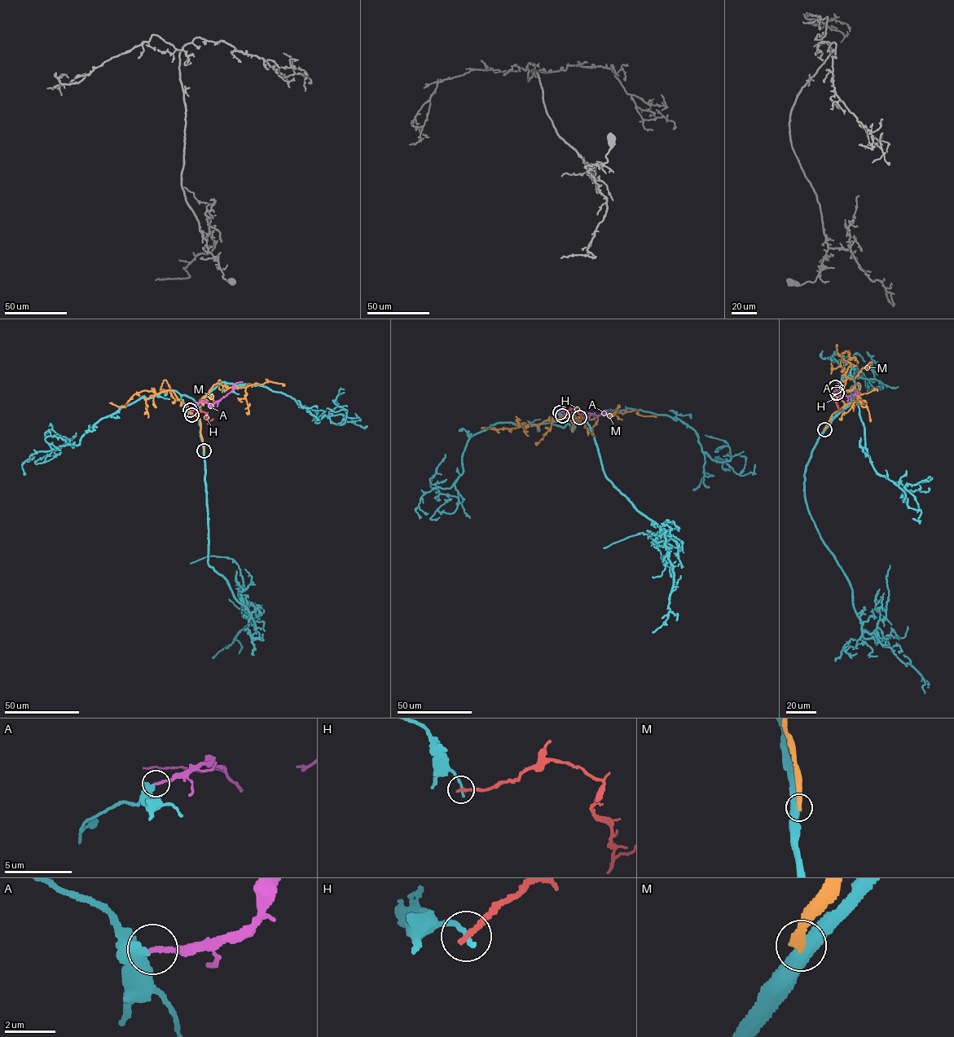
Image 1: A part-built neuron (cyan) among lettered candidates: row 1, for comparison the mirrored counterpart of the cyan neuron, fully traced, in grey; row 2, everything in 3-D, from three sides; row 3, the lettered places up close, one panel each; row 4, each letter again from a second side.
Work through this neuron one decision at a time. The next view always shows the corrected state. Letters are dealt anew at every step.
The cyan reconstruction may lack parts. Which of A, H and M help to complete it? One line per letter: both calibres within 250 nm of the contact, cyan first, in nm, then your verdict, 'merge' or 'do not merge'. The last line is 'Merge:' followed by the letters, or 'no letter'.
A: 440 nm thick on the cyan side, 200 nm on the other; do not merge
H: 200 nm thick on the cyan side, 240 nm on the other; do not merge
M: 500 nm thick on the cyan side, 380 nm on the other; do not merge
Merge: no letter

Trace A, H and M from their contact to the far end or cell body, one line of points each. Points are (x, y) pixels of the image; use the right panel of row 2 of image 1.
A: (835, 387), (843, 387), (839, 393), (840, 396), (854, 396), (856, 390), (858, 393)
H: (837, 393), (834, 393), (833, 398), (840, 409)
M: (824, 429), (832, 415), (853, 401), (854, 386), (858, 383), (857, 399), (868, 408), (871, 420)

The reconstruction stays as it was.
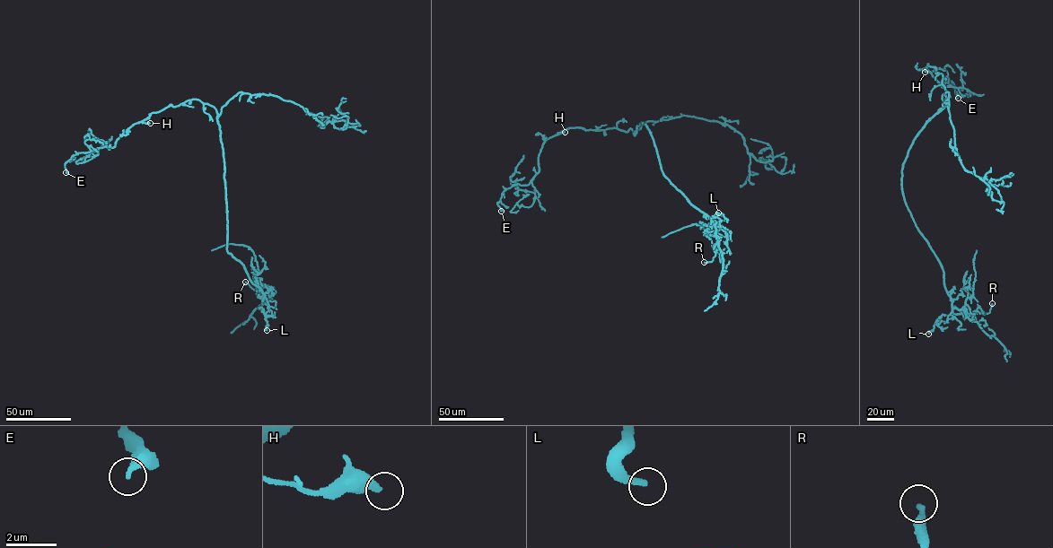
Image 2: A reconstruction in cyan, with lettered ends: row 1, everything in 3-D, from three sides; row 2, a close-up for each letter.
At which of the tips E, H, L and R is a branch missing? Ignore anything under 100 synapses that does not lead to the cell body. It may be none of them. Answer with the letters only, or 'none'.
L

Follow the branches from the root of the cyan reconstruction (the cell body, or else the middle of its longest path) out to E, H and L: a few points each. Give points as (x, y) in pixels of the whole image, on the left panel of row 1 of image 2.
E: (224, 173), (216, 109), (194, 99), (170, 105), (134, 124), (115, 146), (73, 155), (65, 164), (65, 172)
H: (224, 173), (218, 113), (214, 108), (198, 100), (187, 100), (152, 113), (142, 121), (150, 123)
L: (224, 173), (226, 249), (243, 265), (250, 281), (258, 287), (266, 299), (269, 308), (265, 318), (267, 330)

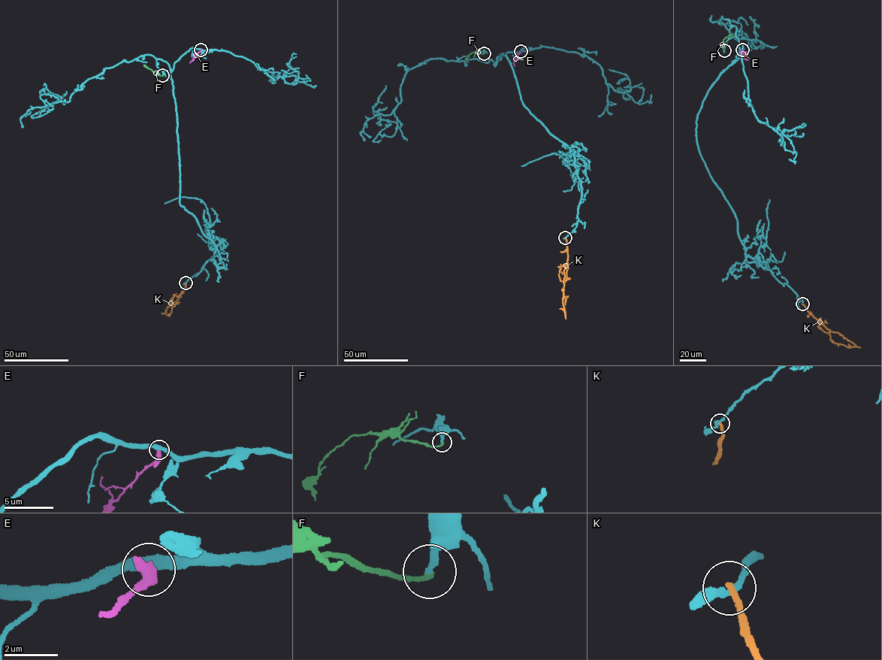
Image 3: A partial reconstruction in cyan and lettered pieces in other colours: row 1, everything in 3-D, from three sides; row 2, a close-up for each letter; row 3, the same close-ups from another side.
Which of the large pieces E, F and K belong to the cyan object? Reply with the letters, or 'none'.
F

